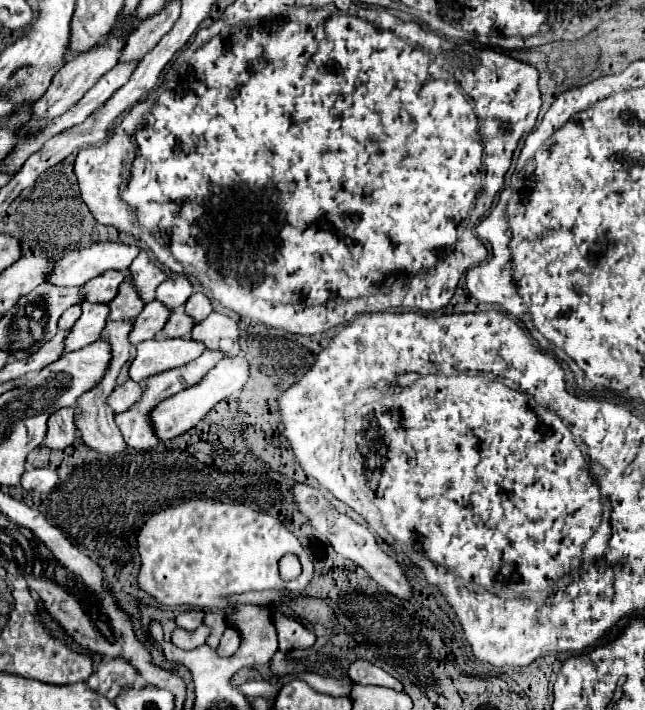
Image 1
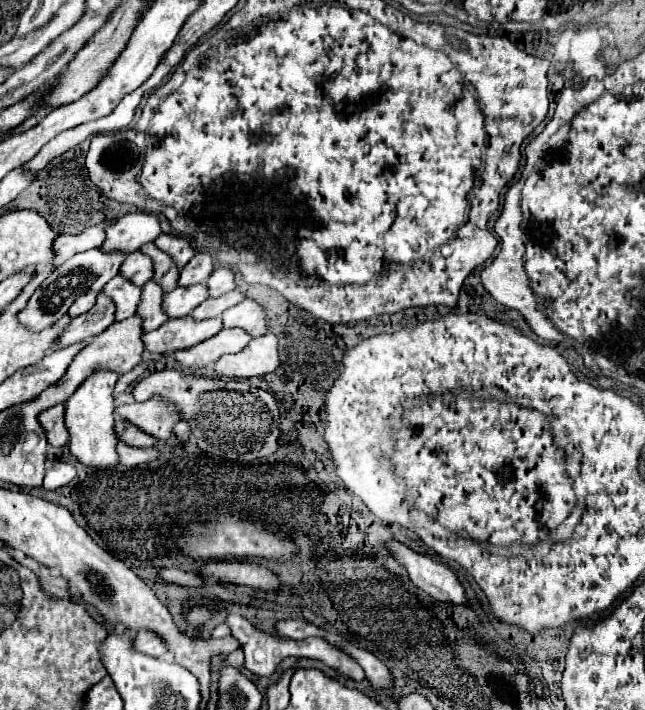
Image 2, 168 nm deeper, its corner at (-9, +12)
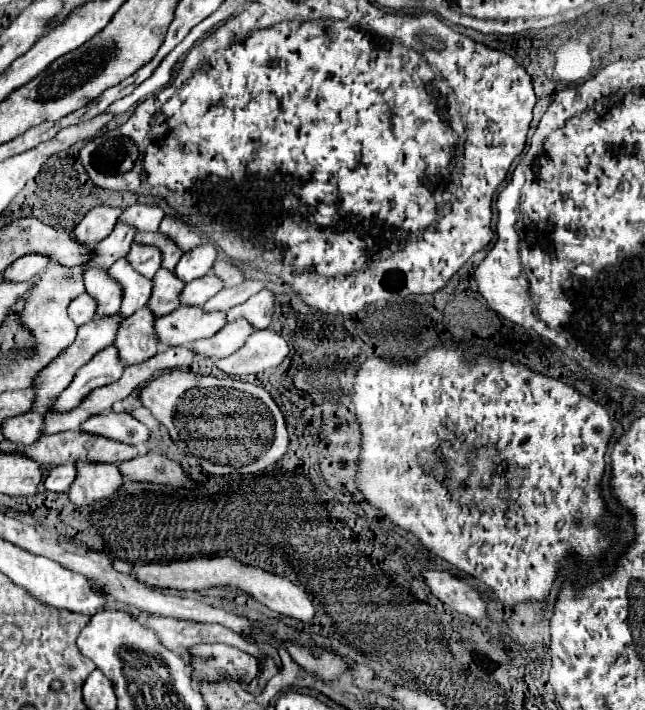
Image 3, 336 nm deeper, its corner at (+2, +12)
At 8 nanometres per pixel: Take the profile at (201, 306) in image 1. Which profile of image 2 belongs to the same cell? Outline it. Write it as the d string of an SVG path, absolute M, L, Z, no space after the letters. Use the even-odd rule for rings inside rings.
M219 266L219 268L213 270L213 274L211 274L207 284L209 284L209 292L211 292L213 298L221 296L225 292L231 292L231 290L237 288L235 272L231 268L227 268L227 266Z

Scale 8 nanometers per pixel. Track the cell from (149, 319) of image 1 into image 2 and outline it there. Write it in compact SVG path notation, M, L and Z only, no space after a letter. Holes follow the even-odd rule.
M193 284L193 286L179 286L171 292L167 292L167 300L165 304L165 312L171 318L179 318L179 316L187 316L191 314L203 300L209 298L209 288L207 284Z

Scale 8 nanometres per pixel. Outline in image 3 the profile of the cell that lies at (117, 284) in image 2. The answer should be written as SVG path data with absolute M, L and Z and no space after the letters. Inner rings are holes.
M120 258L116 264L112 264L108 268L108 274L124 288L122 306L120 306L122 318L132 316L136 310L146 306L150 290L152 290L152 280L138 274L124 258Z

